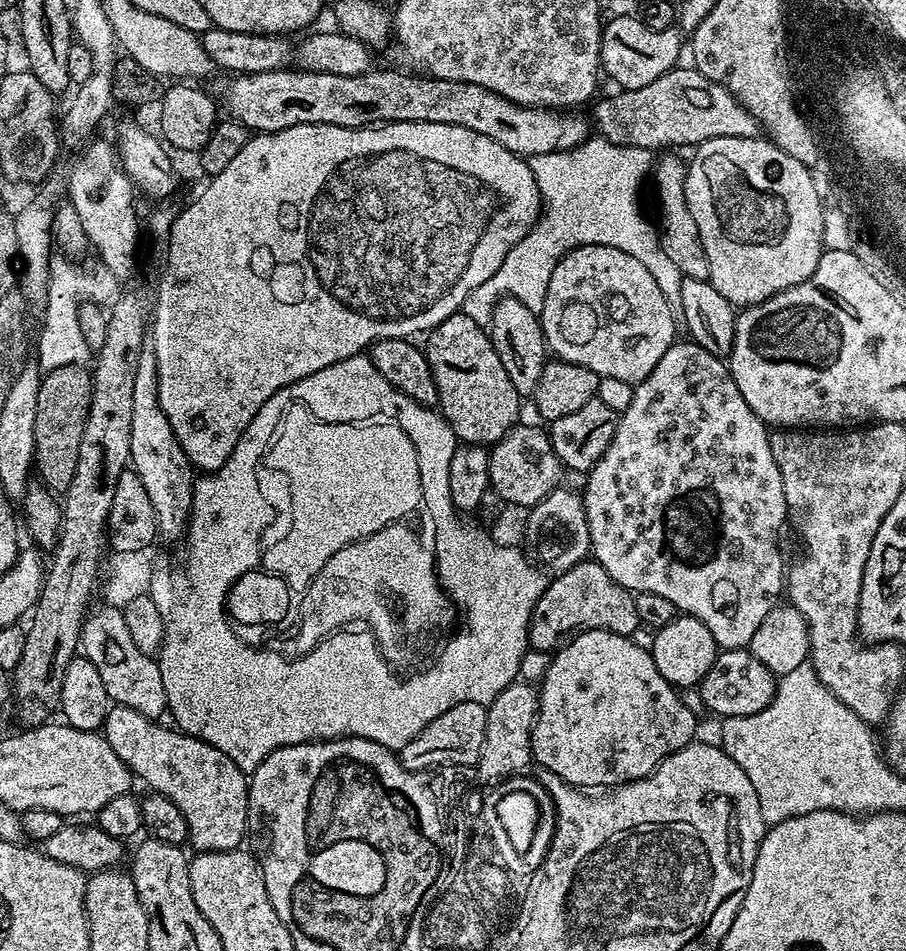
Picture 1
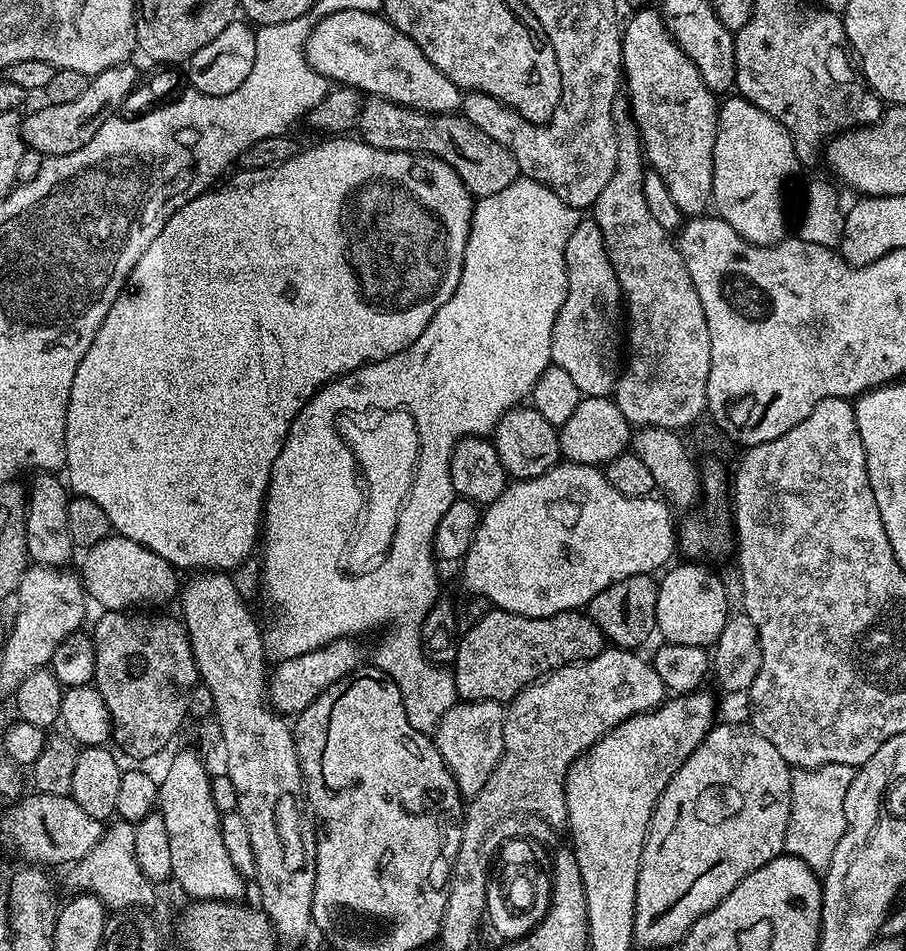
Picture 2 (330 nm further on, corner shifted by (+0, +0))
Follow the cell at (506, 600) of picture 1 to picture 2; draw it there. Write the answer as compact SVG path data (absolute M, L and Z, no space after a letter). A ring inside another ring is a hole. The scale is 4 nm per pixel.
M517 178L514 182L510 182L510 186L506 186L506 190L498 190L498 194L479 197L475 201L472 210L472 225L470 226L468 241L466 242L462 278L458 278L458 290L454 290L450 302L446 302L446 306L442 306L438 310L438 314L434 314L434 318L430 318L426 330L422 330L419 338L405 352L388 356L385 360L376 360L372 364L363 364L361 368L356 368L353 372L347 372L344 376L336 377L335 380L325 384L324 387L316 391L306 402L306 406L302 406L302 410L290 422L282 450L272 464L268 493L264 496L264 515L262 517L264 592L268 595L269 602L276 607L276 617L273 618L272 625L269 628L265 627L263 629L264 646L267 655L269 657L276 656L275 658L294 658L295 656L301 656L307 652L324 648L335 640L356 638L359 637L359 632L368 632L371 628L382 627L383 624L396 624L381 638L380 645L376 648L374 664L375 667L381 668L398 686L398 690L402 694L406 718L410 718L410 726L414 726L414 730L419 732L435 733L442 714L446 714L446 710L450 710L450 706L458 703L451 671L447 667L431 664L422 654L422 646L420 645L420 623L424 621L425 614L432 609L432 605L437 603L438 600L438 596L436 596L436 567L438 567L438 564L432 554L434 530L438 530L438 522L442 519L442 514L446 514L446 510L450 510L453 500L457 499L454 486L450 482L450 454L457 442L464 436L487 437L495 432L496 424L502 418L502 414L506 414L514 407L523 405L531 397L534 382L538 382L538 374L542 374L542 370L546 370L549 364L552 363L554 318L558 318L558 310L562 310L562 302L566 298L566 290L568 289L568 279L566 278L566 242L569 240L570 234L574 234L574 226L581 218L581 209L562 202L562 198L558 198L558 194L554 194L554 190L550 190L545 184L539 184L536 180L529 180L527 178ZM360 400L365 400L368 403L365 405L372 410L402 408L405 412L411 414L414 418L414 426L418 430L420 453L416 459L416 473L412 475L412 490L404 503L404 511L400 514L402 540L404 536L404 572L377 570L374 572L361 572L349 578L343 571L340 573L336 569L336 563L339 560L341 563L342 557L345 555L350 543L348 499L355 494L355 484L358 484L357 477L356 480L352 477L352 468L354 472L357 462L354 454L349 450L346 441L340 437L338 417L341 414L361 411L362 404L360 404Z

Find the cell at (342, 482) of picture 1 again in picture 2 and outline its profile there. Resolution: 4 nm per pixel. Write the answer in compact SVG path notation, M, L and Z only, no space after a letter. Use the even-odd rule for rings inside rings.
M402 408L391 410L361 410L341 415L338 420L340 437L354 454L359 471L364 471L362 484L368 487L368 505L360 533L351 537L346 549L347 571L352 574L374 572L388 556L392 539L397 539L400 514L412 490L412 475L416 473L416 459L420 453L418 430L414 418Z

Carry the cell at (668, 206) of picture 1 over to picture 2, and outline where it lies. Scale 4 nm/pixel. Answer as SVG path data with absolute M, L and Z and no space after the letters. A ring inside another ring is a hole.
M649 6L642 8L640 11L633 11L630 18L623 25L622 39L620 41L620 58L622 61L622 80L626 85L626 99L630 105L632 119L636 121L637 128L640 129L640 143L644 145L644 155L647 163L651 166L653 171L662 174L662 182L666 182L667 189L670 190L674 202L678 206L678 210L684 212L685 217L691 218L707 213L710 208L710 201L712 198L712 179L714 178L714 142L716 141L716 127L718 126L718 118L720 117L718 111L717 97L706 86L706 82L702 82L702 74L698 74L698 66L684 51L678 46L678 42L668 32L668 27L664 24L663 15L659 11L655 12L655 7Z

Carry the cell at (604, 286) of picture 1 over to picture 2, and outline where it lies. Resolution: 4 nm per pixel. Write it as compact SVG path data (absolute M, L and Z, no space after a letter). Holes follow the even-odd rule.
M581 218L574 226L574 234L570 234L570 238L566 242L566 278L568 279L566 298L562 302L562 310L558 310L558 318L554 318L552 363L562 366L562 370L566 370L566 374L570 374L570 379L578 385L581 397L612 396L616 386L616 377L622 371L622 293L618 274L614 274L614 266L610 262L610 254L606 254L606 242L602 238L602 230L598 230L596 221L591 218Z

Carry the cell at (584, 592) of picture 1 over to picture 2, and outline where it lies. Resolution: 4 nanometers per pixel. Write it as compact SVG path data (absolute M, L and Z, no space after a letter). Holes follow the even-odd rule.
M493 607L473 628L459 637L456 659L450 665L457 697L465 700L513 700L527 684L533 684L563 664L579 664L604 651L602 630L583 611L559 612L546 618L526 618Z

